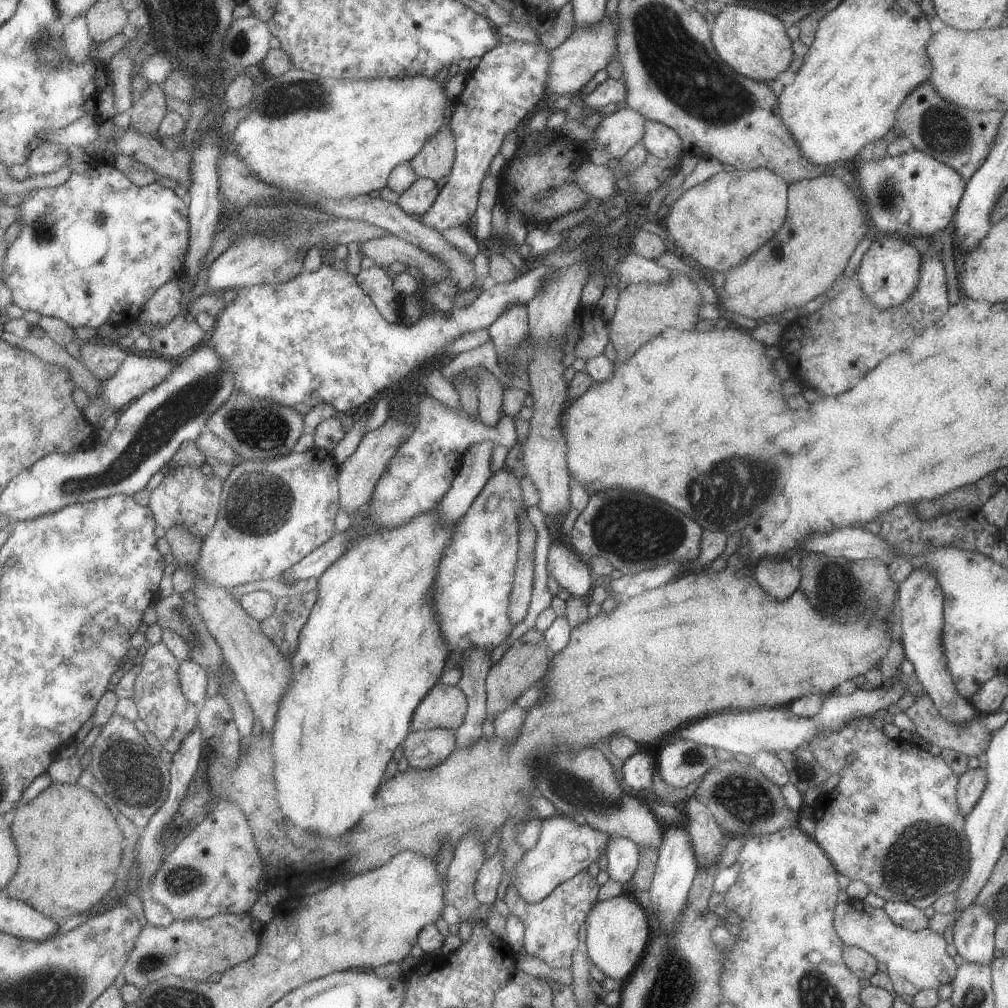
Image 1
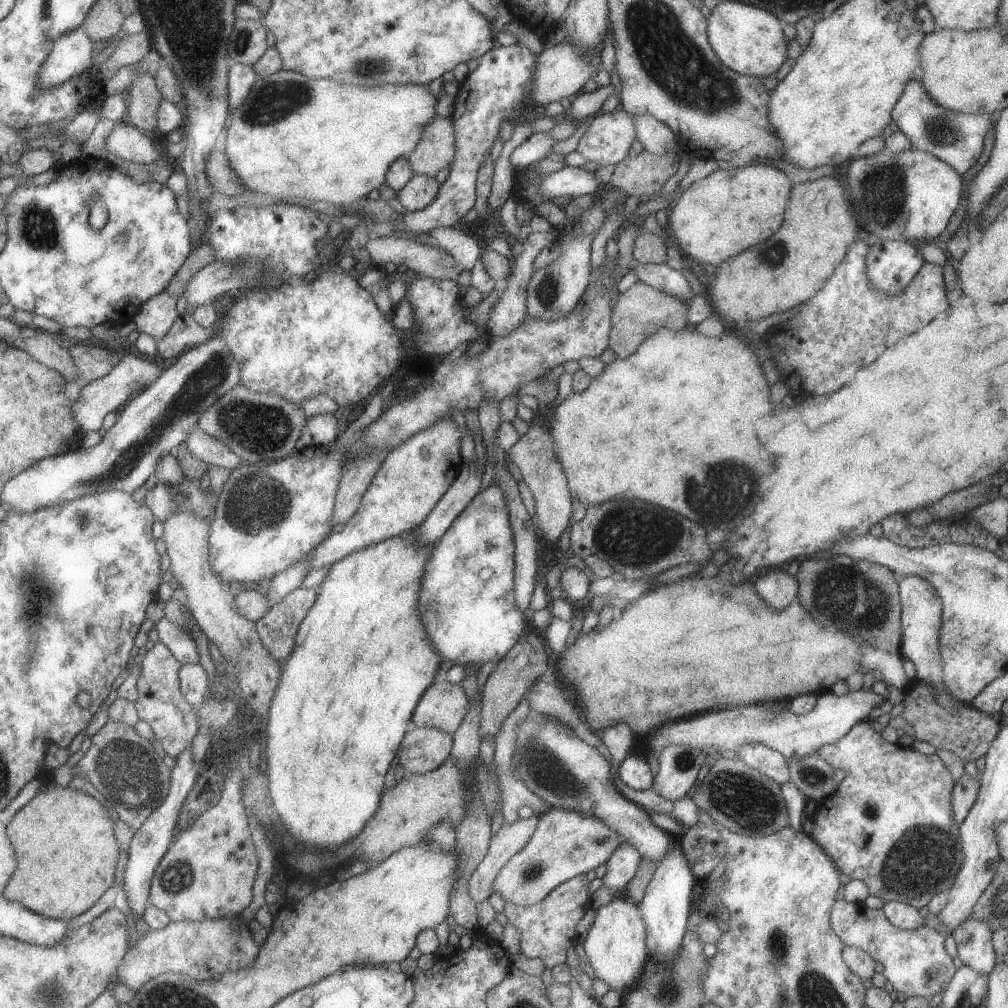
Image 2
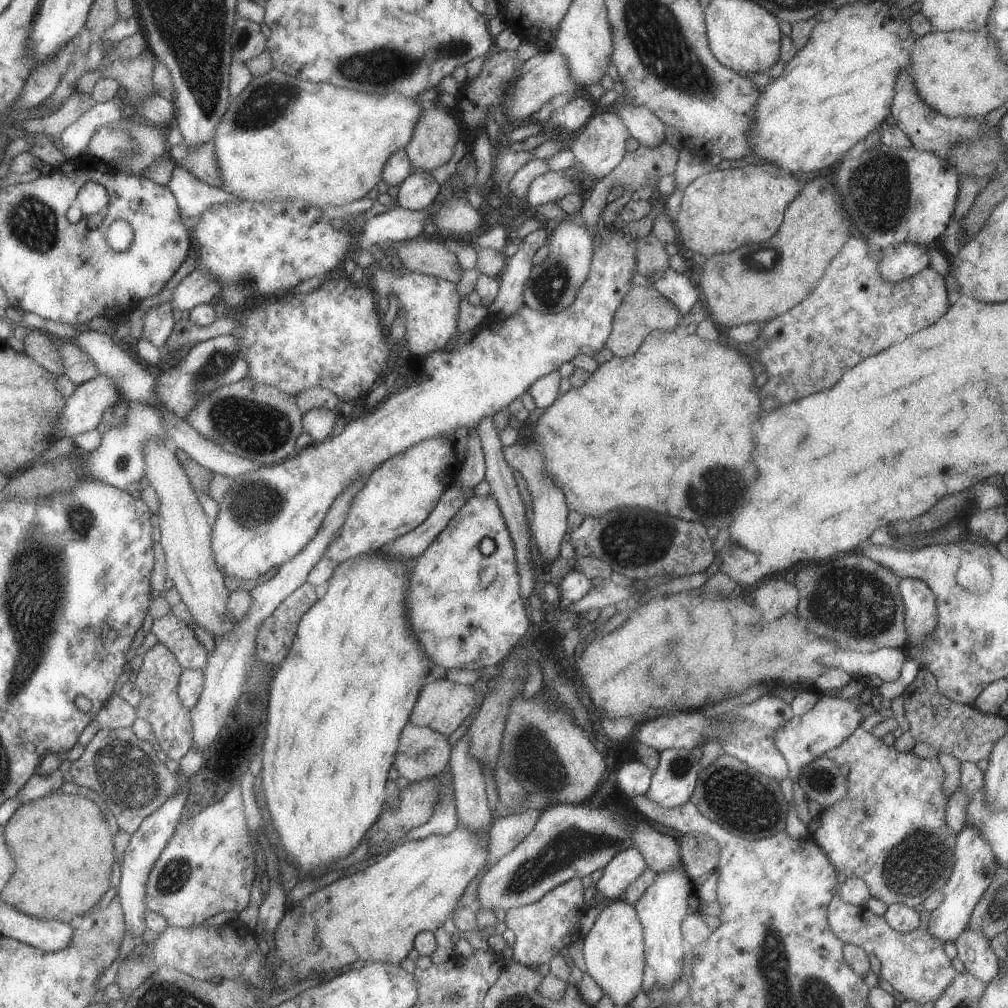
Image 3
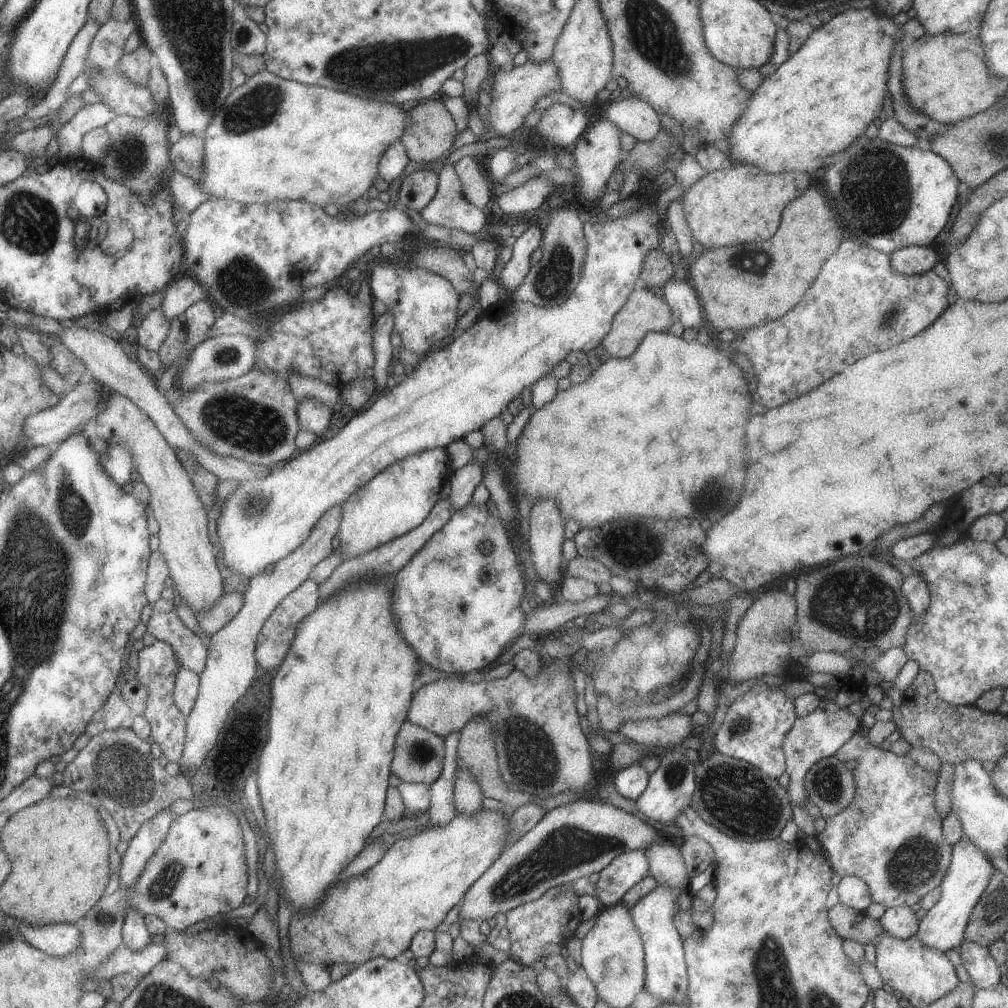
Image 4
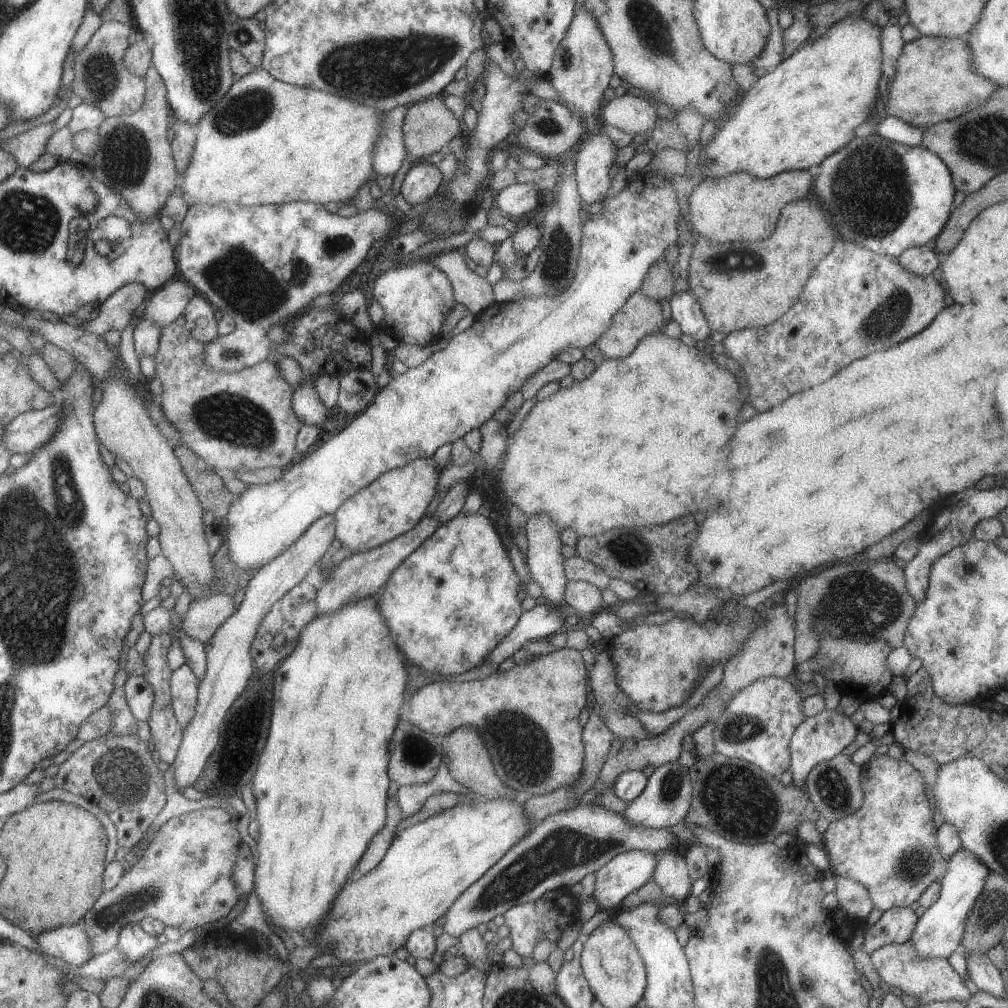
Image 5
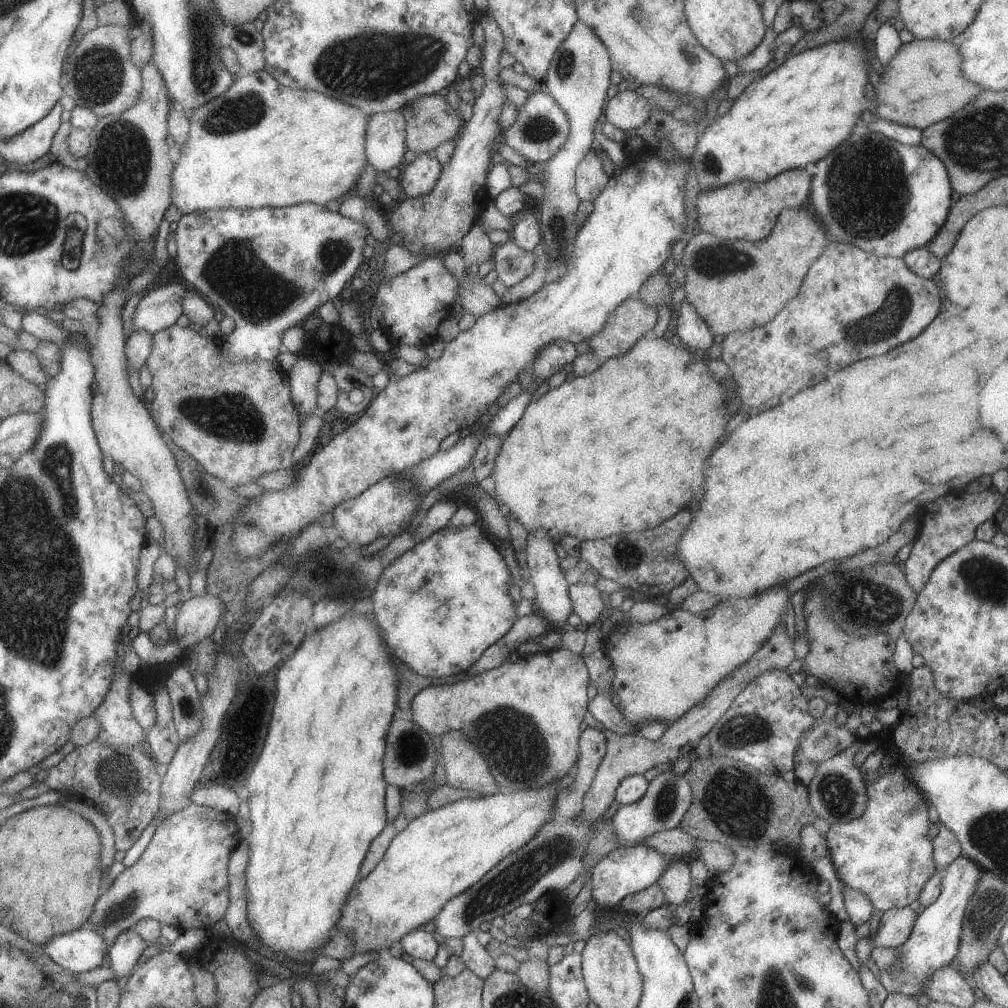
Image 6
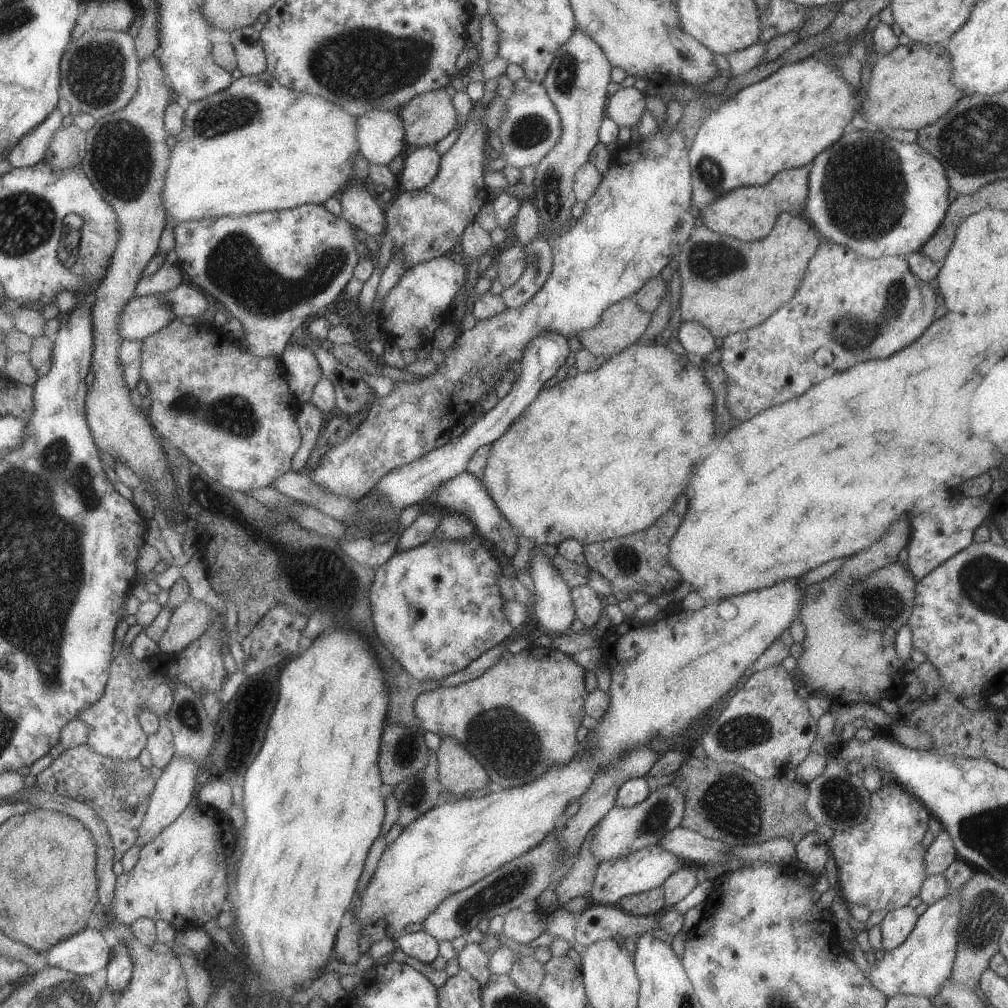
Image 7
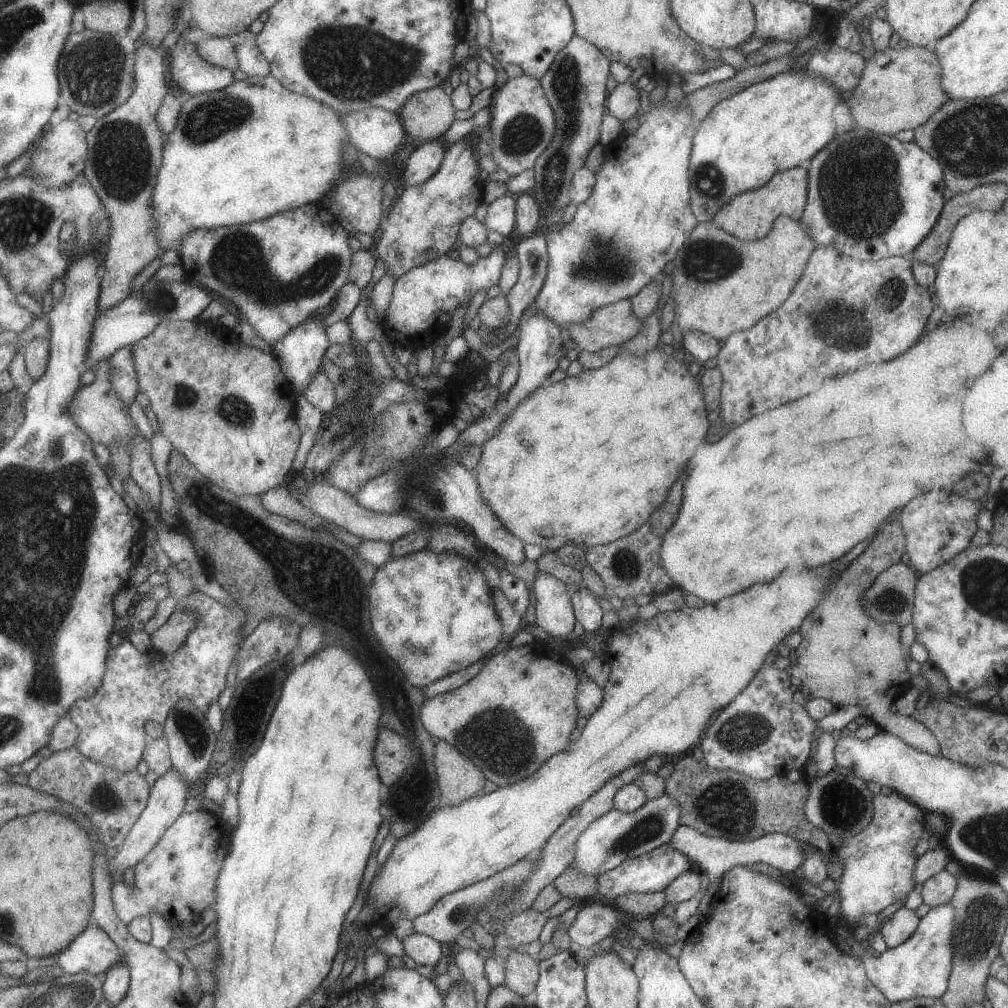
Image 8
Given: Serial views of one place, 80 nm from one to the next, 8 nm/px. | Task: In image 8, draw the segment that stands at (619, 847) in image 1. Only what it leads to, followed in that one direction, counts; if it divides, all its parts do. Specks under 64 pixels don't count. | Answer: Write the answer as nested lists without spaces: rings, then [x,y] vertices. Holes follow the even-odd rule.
[[[669,843],[662,844],[636,856],[627,857],[621,864],[611,870],[602,872],[596,876],[596,896],[603,901],[613,903],[614,898],[625,893],[647,893],[664,890],[664,888],[674,880],[674,878],[687,872],[690,860],[675,850]]]

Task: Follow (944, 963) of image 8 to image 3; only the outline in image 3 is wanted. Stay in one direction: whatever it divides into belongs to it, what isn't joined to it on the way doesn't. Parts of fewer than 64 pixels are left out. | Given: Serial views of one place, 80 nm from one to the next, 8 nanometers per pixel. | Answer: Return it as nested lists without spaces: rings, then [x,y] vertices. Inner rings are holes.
[[[965,824],[963,830],[955,838],[953,868],[943,886],[943,902],[930,913],[927,932],[933,938],[937,938],[941,944],[955,942],[955,938],[959,938],[959,934],[967,928],[971,912],[981,894],[985,893],[987,886],[991,883],[991,878],[995,875],[997,868],[998,864],[987,842],[981,838],[979,830],[975,830],[975,826]]]

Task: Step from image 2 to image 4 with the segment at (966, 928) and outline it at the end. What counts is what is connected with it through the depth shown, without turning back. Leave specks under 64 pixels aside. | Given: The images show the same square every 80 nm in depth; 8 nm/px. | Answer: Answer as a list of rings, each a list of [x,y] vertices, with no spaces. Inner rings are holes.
[[[964,939],[957,951],[963,968],[976,989],[991,990],[993,986],[999,984],[1001,976],[999,965],[991,958],[988,948]]]

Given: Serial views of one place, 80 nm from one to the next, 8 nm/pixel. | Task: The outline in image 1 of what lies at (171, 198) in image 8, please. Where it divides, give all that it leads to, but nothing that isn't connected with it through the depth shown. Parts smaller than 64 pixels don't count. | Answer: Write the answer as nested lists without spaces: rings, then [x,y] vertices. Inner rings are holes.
[[[290,69],[283,72],[280,76],[265,77],[260,84],[254,86],[253,96],[250,102],[247,102],[245,108],[249,110],[249,114],[245,114],[245,118],[241,118],[235,124],[235,130],[231,132],[228,138],[230,142],[227,149],[231,151],[241,162],[245,162],[245,166],[255,174],[257,182],[265,182],[271,184],[275,188],[287,190],[291,194],[299,194],[299,196],[319,196],[319,198],[327,198],[327,200],[341,200],[341,198],[353,198],[359,195],[367,195],[369,192],[378,190],[386,186],[389,172],[403,162],[409,163],[413,156],[421,150],[421,146],[435,136],[435,132],[445,125],[445,106],[448,100],[445,96],[444,83],[437,82],[434,78],[427,78],[423,74],[419,76],[411,76],[411,78],[373,78],[373,80],[337,80],[333,78],[319,77],[309,74],[303,70]]]

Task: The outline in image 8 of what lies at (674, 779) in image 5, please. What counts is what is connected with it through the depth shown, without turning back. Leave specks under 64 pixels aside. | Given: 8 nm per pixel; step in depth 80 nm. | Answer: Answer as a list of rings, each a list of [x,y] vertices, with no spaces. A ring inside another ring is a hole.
[[[667,793],[645,801],[633,812],[621,812],[615,808],[596,818],[578,836],[572,852],[572,862],[583,874],[596,876],[615,868],[627,857],[635,858],[649,852],[657,846],[667,844],[678,827],[679,805]]]

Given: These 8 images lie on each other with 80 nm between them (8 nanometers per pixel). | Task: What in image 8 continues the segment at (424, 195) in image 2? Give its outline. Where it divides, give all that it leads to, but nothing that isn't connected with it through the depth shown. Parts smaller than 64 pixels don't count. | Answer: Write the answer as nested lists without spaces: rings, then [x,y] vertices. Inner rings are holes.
[[[442,140],[421,142],[405,160],[405,170],[401,174],[404,187],[425,182],[441,164],[444,150],[447,148]]]

